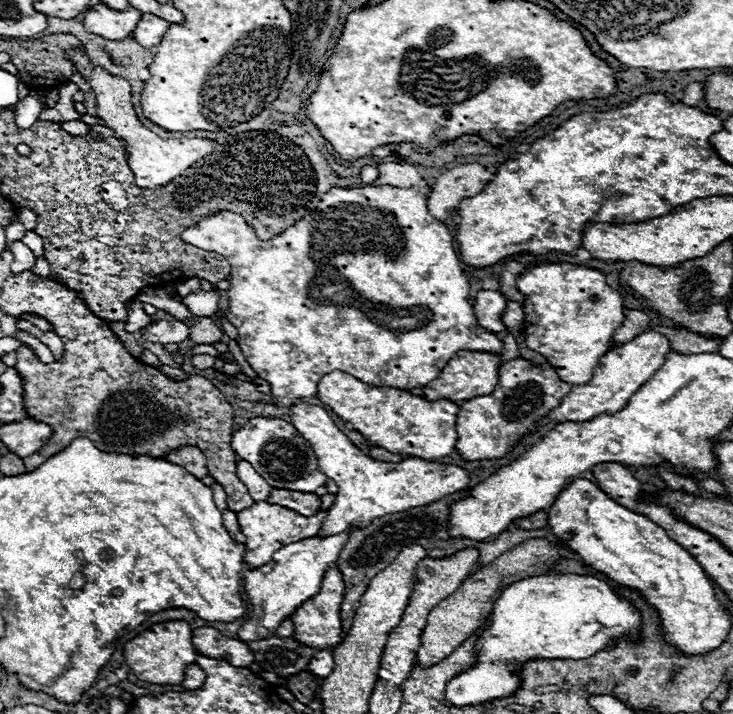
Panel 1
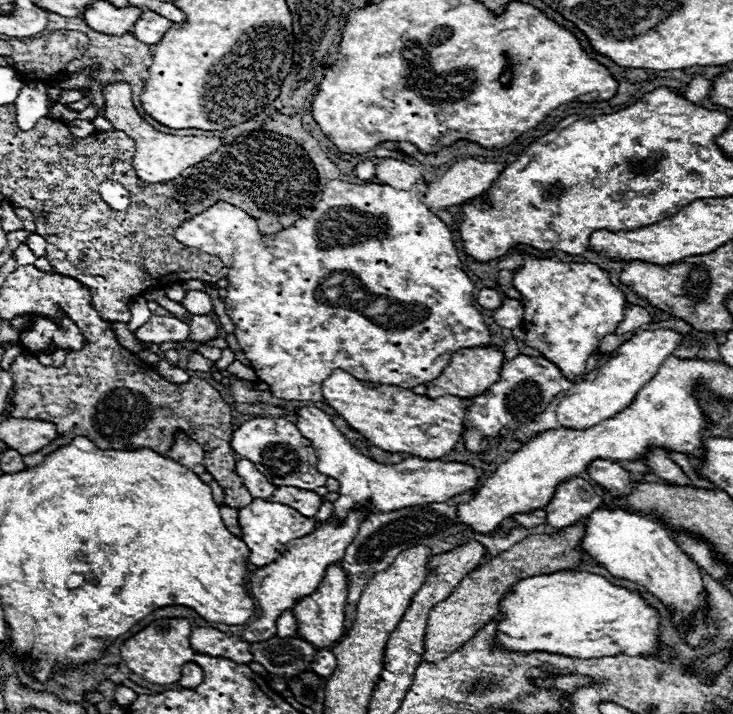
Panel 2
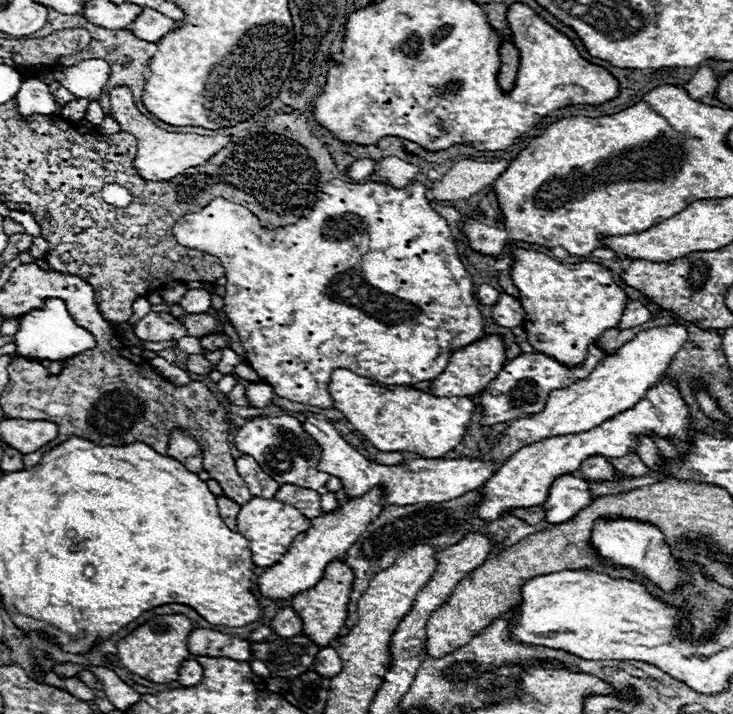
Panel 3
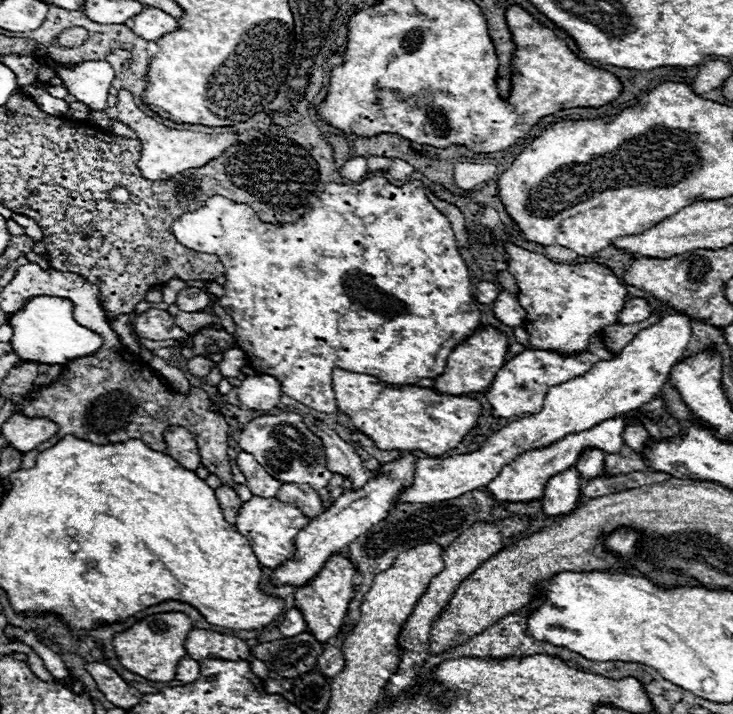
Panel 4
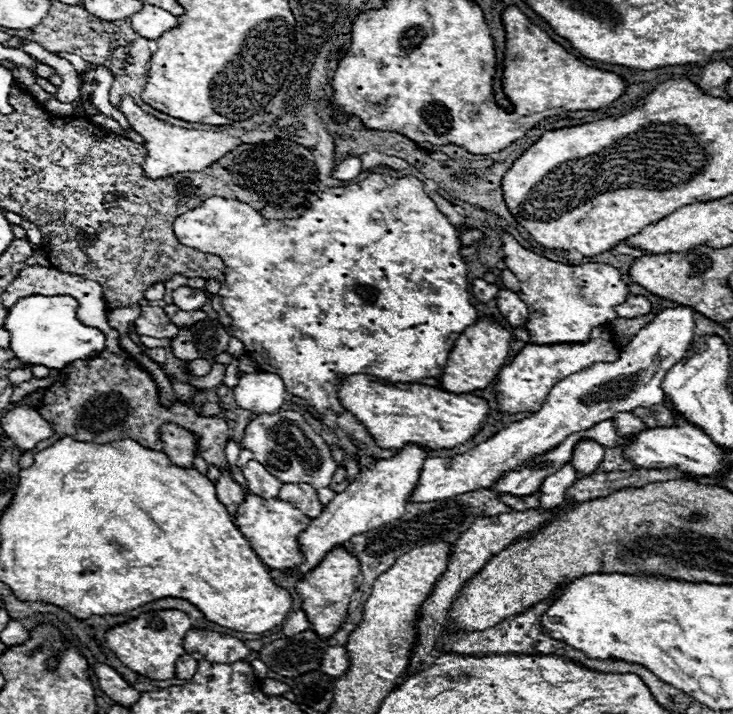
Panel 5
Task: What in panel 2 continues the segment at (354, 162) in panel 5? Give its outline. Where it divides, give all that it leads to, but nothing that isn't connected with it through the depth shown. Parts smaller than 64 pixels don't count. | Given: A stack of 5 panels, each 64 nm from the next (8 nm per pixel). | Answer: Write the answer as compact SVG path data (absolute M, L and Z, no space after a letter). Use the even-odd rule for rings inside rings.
M364 160L364 162L360 162L356 168L354 168L354 176L356 178L360 178L360 180L364 180L364 182L370 182L372 180L372 176L376 174L376 170L374 170L376 166L374 166L374 162L370 162L370 160Z

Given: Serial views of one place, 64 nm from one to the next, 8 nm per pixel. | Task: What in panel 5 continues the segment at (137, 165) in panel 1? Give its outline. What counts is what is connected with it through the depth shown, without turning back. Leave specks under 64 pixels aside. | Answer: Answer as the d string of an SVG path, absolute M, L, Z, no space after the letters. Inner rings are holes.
M124 96L118 110L124 114L124 118L130 122L130 126L146 140L146 162L144 162L144 174L148 178L164 178L172 176L176 172L198 172L220 160L226 152L232 152L232 148L242 144L242 136L246 130L224 130L224 132L206 132L206 130L188 130L180 126L172 126L164 120L158 120L150 114L146 114L130 96Z

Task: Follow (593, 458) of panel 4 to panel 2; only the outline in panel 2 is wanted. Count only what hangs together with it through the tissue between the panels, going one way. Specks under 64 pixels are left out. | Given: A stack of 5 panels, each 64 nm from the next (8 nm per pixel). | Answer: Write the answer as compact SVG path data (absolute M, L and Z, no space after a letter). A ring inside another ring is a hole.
M602 458L592 460L592 464L586 468L586 472L594 482L598 482L602 488L610 490L612 496L628 496L634 490L630 474L612 460L602 460Z

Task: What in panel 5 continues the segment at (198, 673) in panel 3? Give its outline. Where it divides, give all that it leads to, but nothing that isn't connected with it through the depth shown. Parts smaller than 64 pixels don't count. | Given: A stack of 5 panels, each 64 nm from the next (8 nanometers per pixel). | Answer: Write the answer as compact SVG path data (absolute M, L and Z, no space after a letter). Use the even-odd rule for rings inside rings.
M184 654L184 656L180 656L180 660L176 662L176 678L190 680L190 678L194 676L196 668L198 668L198 662L196 662L192 656Z

